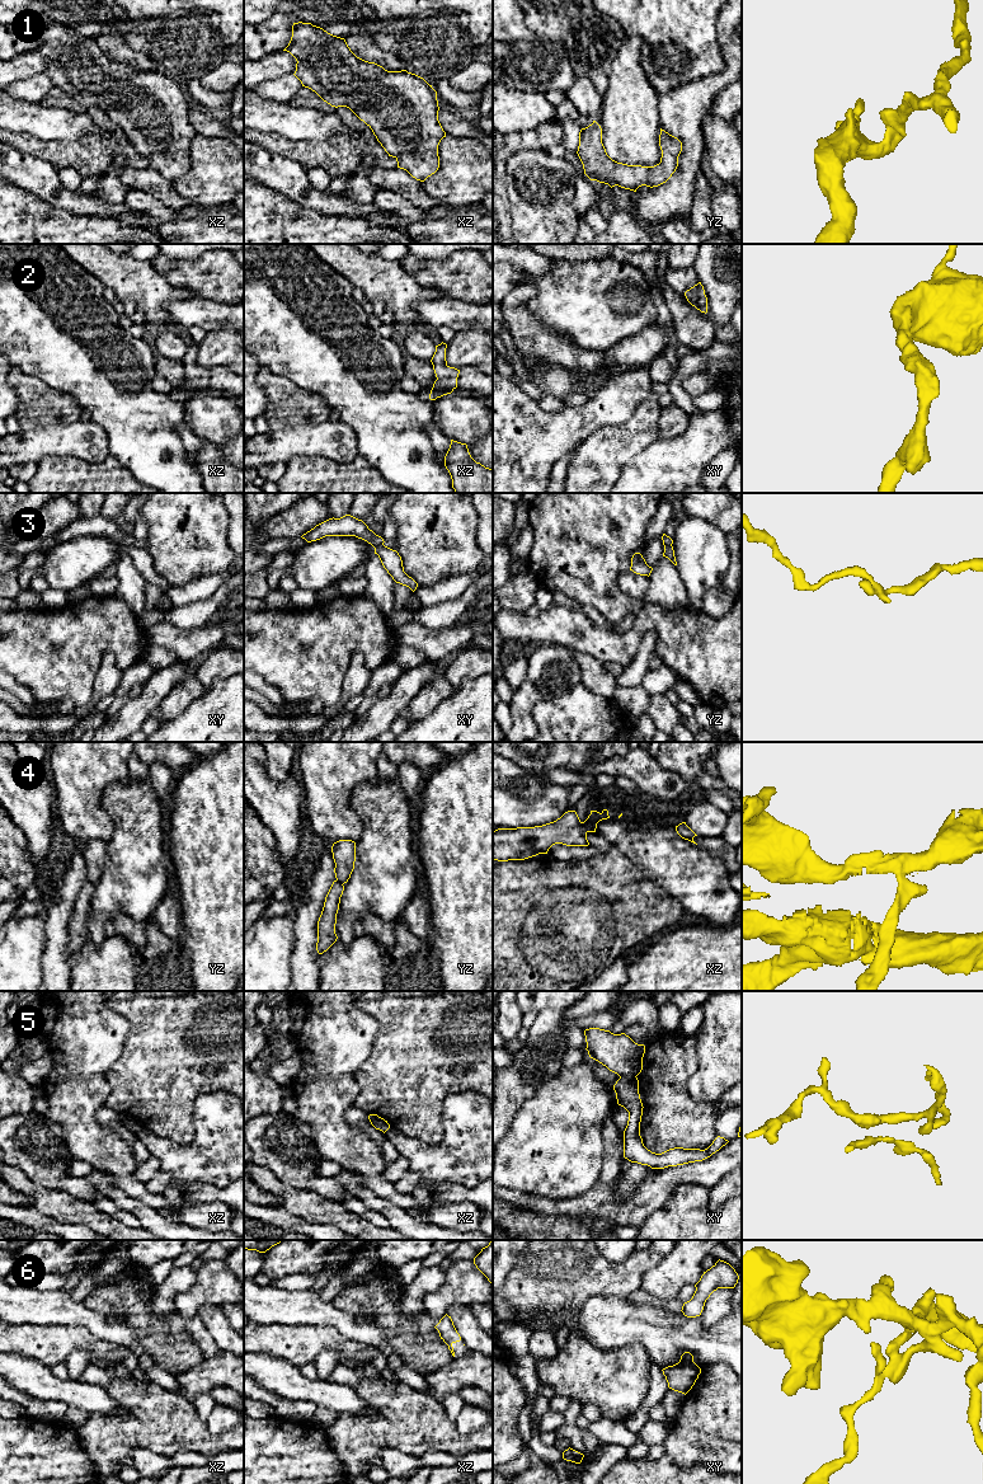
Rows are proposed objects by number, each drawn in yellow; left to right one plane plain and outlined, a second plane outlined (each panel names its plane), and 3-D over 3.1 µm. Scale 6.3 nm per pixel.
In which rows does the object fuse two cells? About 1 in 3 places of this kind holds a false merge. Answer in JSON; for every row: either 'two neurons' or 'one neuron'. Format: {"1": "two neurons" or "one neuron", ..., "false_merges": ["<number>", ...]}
{"1": "one neuron", "2": "one neuron", "3": "two neurons", "4": "two neurons", "5": "two neurons", "6": "one neuron", "false_merges": ["3", "4", "5"]}

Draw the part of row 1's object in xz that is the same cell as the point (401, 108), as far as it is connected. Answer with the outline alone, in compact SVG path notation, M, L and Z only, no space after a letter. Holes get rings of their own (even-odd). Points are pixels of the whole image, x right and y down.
M293 23L292 37L283 50L290 52L297 61L295 76L302 86L315 91L331 107L347 107L373 132L377 141L398 161L398 168L406 170L417 180L424 182L439 168L438 145L446 132L438 121L437 91L423 78L401 71L387 71L382 66L357 57L348 47L344 38L333 36L311 23Z

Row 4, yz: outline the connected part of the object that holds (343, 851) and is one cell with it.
M339 840L333 844L331 853L335 863L335 878L339 883L344 884L354 869L356 842L352 840Z

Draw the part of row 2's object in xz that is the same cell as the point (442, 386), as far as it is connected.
M446 343L436 346L436 352L431 360L437 380L429 394L431 400L451 394L457 388L460 370L450 367L446 361Z

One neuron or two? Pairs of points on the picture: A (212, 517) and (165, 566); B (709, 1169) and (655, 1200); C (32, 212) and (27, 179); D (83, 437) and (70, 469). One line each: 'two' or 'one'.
A: one
B: one
C: two
D: two

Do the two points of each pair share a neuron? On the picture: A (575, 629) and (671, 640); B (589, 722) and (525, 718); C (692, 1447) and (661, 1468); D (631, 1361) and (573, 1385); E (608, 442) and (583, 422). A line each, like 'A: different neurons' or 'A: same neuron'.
A: same neuron
B: different neurons
C: different neurons
D: same neuron
E: different neurons

